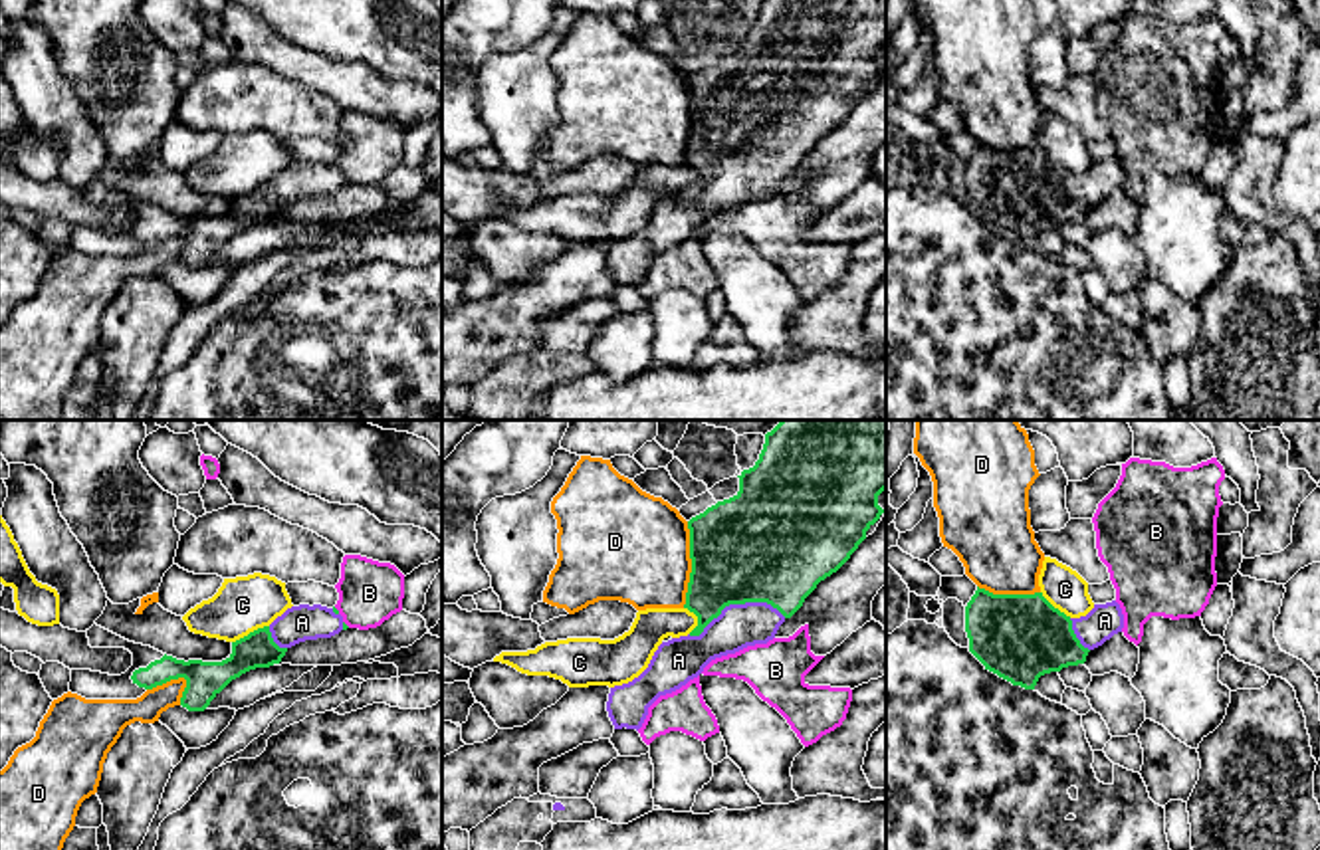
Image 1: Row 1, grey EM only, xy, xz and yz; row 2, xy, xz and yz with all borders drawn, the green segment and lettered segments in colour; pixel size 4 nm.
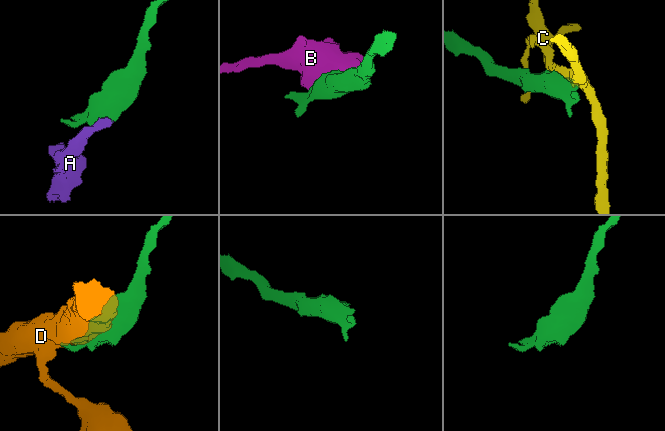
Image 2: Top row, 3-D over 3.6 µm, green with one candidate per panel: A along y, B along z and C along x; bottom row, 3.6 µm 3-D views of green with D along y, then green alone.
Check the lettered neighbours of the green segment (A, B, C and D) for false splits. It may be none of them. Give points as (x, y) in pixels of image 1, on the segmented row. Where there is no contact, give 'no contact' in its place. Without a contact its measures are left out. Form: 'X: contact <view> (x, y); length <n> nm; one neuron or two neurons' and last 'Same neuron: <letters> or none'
A: contact xz (736, 603); length 400 nm; one neuron
B: contact xy (337, 611); length 40 nm; two neurons
C: contact xy (250, 633); length 170 nm; two neurons
D: contact xz (692, 565); length 360 nm; two neurons
Same neuron: A

